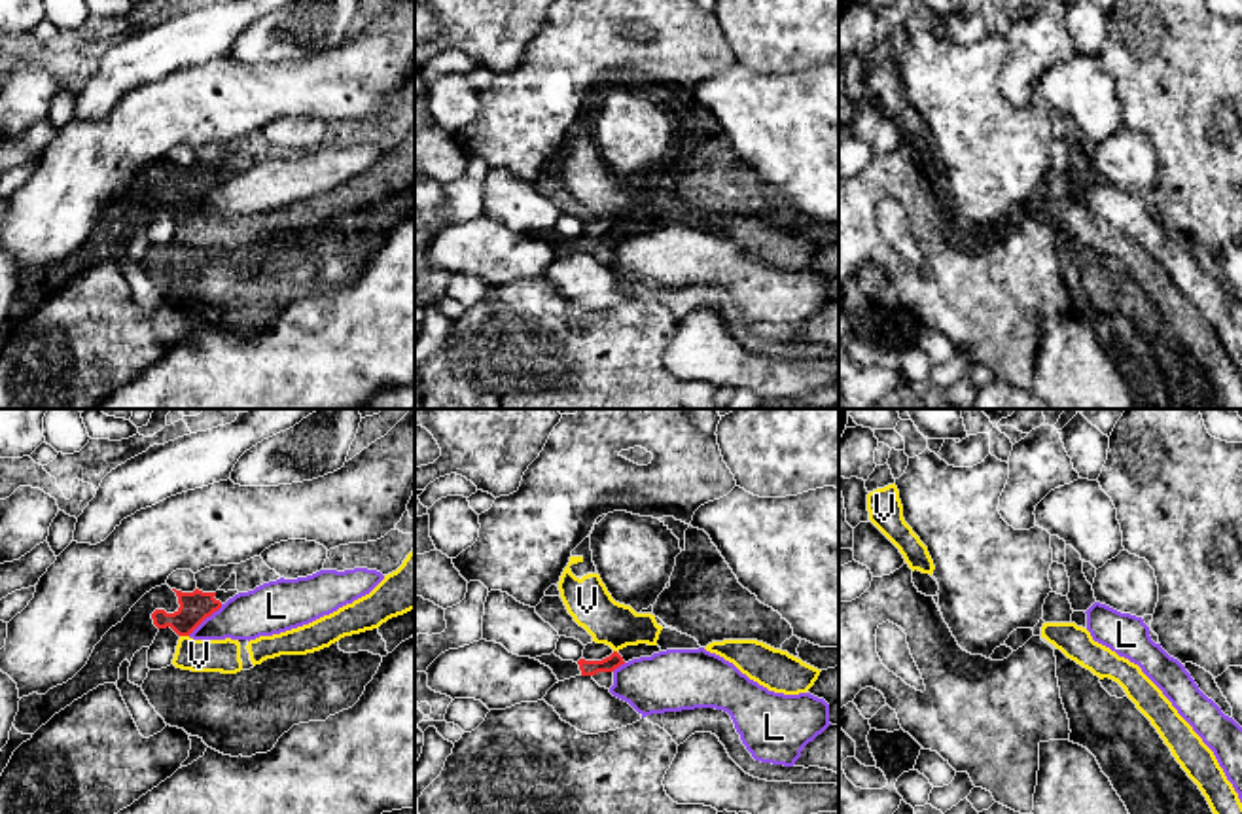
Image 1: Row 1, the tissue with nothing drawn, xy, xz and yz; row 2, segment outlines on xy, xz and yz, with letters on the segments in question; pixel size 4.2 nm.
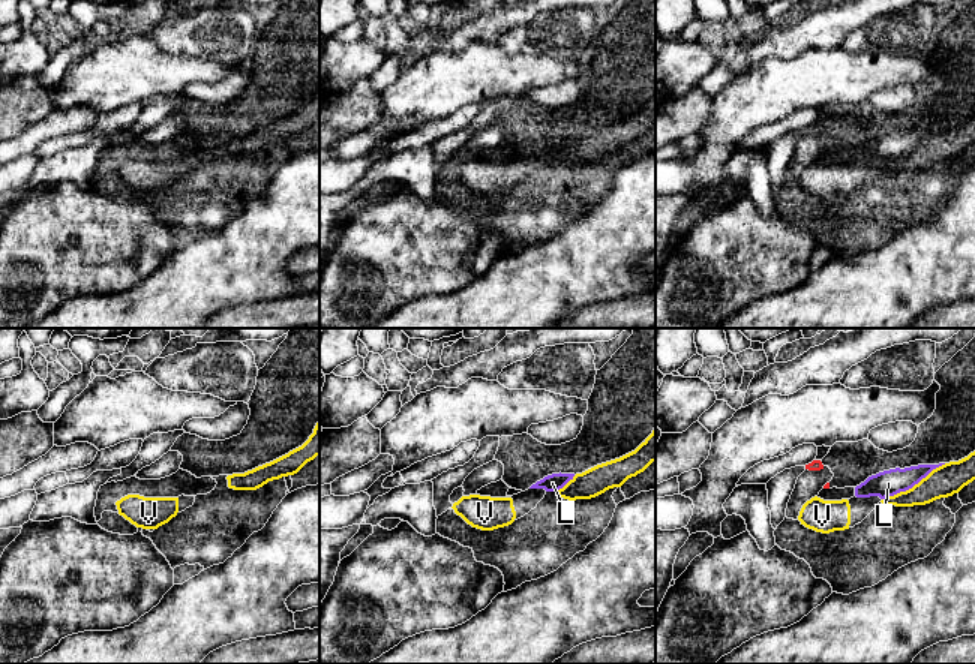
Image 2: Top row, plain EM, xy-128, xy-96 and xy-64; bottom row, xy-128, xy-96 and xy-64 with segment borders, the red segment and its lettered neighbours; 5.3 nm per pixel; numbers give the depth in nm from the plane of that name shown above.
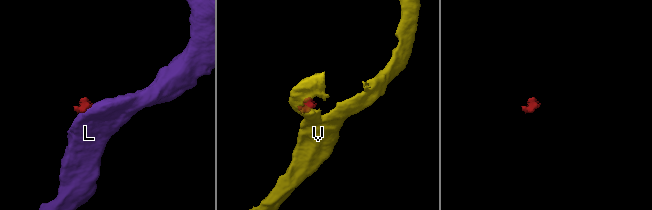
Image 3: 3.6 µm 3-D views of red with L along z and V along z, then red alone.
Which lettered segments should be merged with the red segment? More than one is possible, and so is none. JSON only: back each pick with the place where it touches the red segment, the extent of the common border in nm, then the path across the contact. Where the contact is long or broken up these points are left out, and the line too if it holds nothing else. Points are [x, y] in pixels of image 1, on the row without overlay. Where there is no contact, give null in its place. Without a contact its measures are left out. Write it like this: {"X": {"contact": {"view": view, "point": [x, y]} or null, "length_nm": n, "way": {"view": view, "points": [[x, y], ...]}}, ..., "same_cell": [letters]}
{"same_cell": []}

